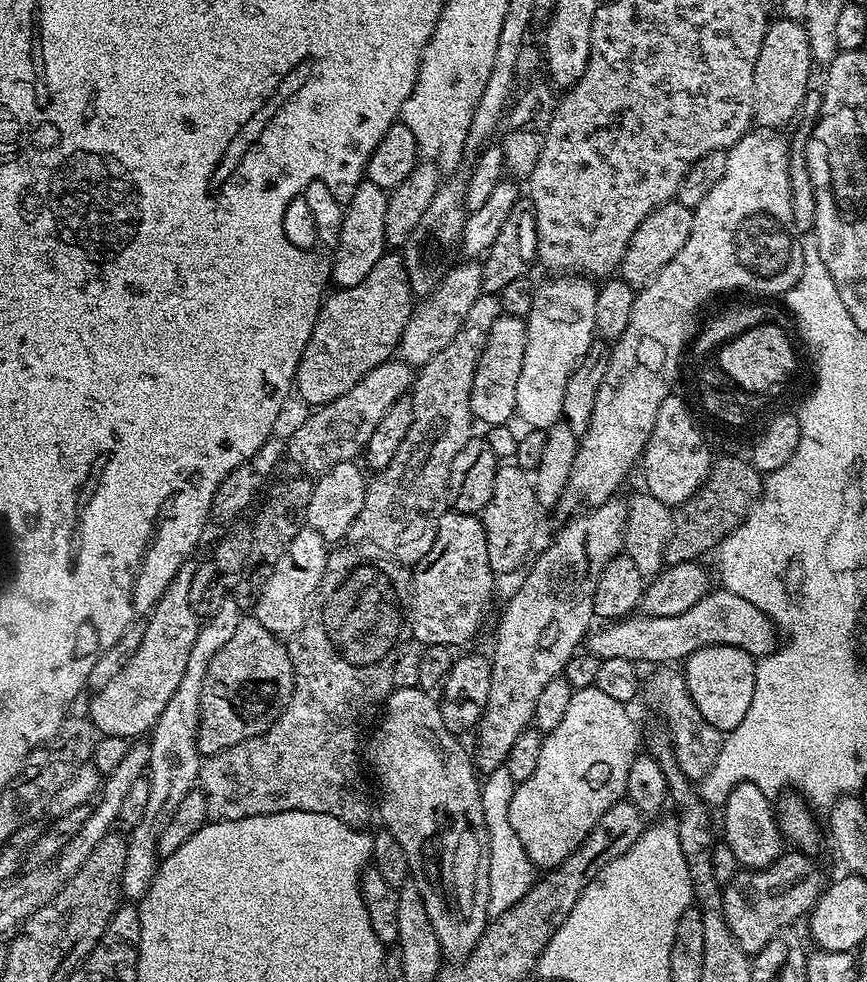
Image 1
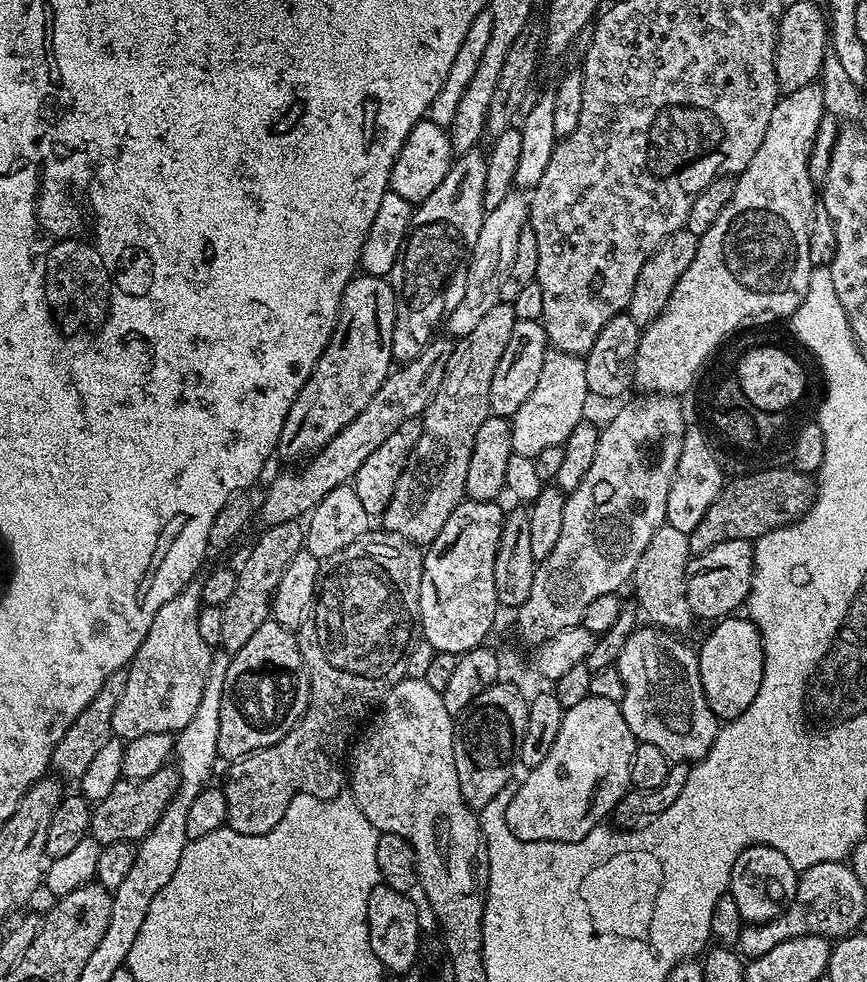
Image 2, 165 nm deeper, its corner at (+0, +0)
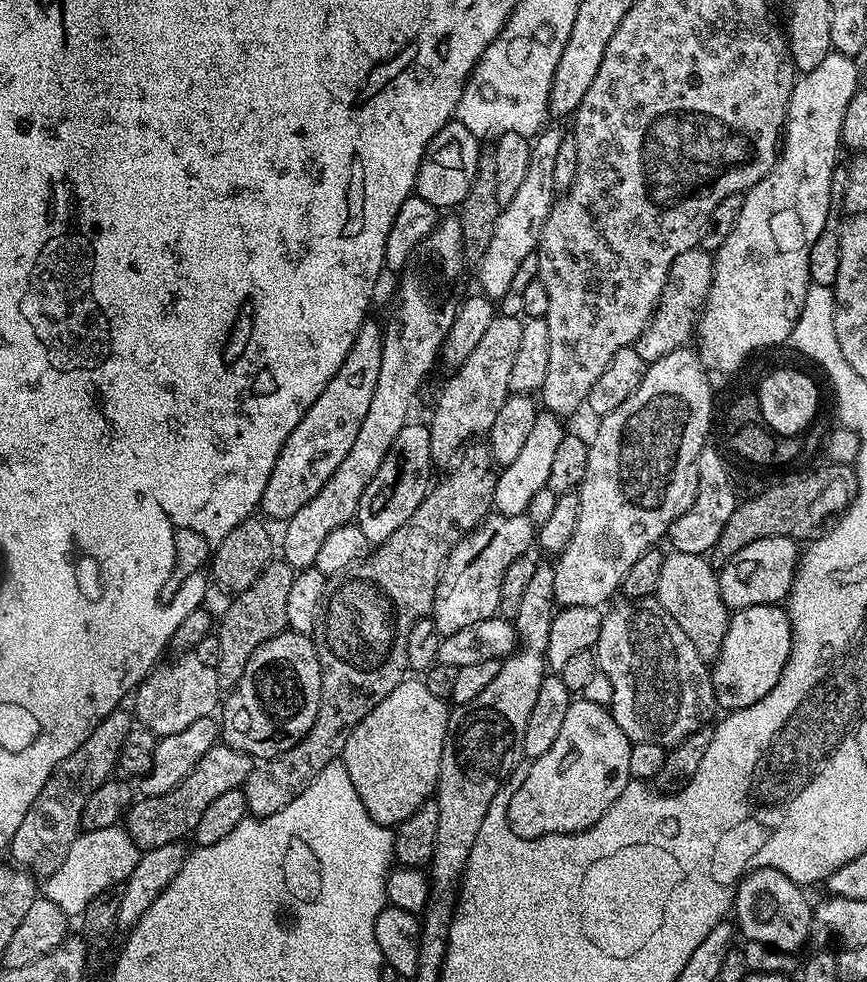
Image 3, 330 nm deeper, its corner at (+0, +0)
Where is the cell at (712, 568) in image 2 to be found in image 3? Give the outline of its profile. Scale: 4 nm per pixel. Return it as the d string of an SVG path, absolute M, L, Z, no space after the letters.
M775 536L774 538L758 538L758 542L750 542L750 546L742 546L738 554L723 561L718 572L722 602L730 610L746 606L762 606L763 604L780 604L787 601L788 592L796 577L800 562L801 549L797 541Z

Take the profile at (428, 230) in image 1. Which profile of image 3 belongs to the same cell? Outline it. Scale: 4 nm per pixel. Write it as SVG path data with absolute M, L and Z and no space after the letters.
M441 219L434 231L412 251L412 257L399 273L400 317L396 320L396 328L387 329L382 366L378 370L378 386L374 386L374 399L370 401L362 430L358 430L358 438L354 438L350 454L346 454L342 466L338 466L338 470L330 476L330 482L326 482L326 486L283 525L282 559L293 570L313 567L318 550L322 550L322 542L326 542L338 526L355 521L362 492L370 486L374 474L378 474L378 466L382 466L382 458L386 458L390 446L394 446L394 438L398 438L402 426L409 423L408 411L428 371L438 364L446 334L458 315L455 307L443 308L443 304L455 294L464 276L464 264L466 257L459 219Z

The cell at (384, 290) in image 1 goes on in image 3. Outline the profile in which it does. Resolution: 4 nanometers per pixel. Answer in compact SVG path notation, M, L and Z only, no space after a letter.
M369 318L364 321L350 354L346 354L346 362L342 364L338 374L334 374L334 378L330 380L326 390L318 396L314 406L310 406L302 422L298 422L290 438L286 438L276 459L274 470L270 474L270 482L266 482L266 490L260 499L259 511L265 512L263 515L269 521L287 522L294 514L298 514L298 510L302 510L302 506L306 506L326 486L326 482L330 482L330 476L338 470L338 466L342 466L346 454L350 454L350 446L354 446L354 438L358 438L358 430L362 430L362 422L370 410L370 401L374 399L374 386L378 386L378 370L382 366L386 332L383 327L380 329L374 320Z

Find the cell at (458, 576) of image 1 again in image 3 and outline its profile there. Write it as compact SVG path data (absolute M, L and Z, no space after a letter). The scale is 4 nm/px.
M490 514L469 536L460 537L444 564L444 573L436 587L430 613L441 637L466 630L466 626L474 626L474 622L482 622L499 613L502 578L506 578L510 562L514 562L519 556L529 555L528 547L531 544L533 547L537 536L537 525L533 524L527 514Z

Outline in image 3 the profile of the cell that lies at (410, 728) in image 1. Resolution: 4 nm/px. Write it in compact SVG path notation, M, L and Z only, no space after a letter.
M406 678L346 738L344 755L346 774L350 774L350 782L358 792L365 810L376 823L387 826L401 824L410 814L414 814L424 804L433 799L436 786L440 783L440 767L442 766L442 750L448 737L449 705L443 700L434 698L424 685L423 679Z

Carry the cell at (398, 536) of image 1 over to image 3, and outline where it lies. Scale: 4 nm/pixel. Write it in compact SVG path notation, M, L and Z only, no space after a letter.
M497 314L478 346L474 346L470 358L466 358L462 367L449 375L452 377L441 390L440 401L430 419L430 450L437 465L447 465L465 445L483 437L490 426L494 426L494 417L498 410L502 410L502 402L506 402L510 394L510 370L514 367L514 358L518 355L521 342L521 317Z

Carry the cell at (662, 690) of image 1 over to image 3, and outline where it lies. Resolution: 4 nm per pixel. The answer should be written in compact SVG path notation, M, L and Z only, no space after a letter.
M655 598L617 599L604 612L594 655L599 671L610 678L613 687L610 711L614 722L637 744L678 745L718 712L709 665Z

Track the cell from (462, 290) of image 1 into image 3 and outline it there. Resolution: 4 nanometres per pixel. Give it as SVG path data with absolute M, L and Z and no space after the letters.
M548 126L531 141L530 167L526 170L526 178L518 194L514 194L514 198L510 198L510 202L500 209L494 238L490 240L486 254L478 261L479 291L493 302L499 301L506 290L510 290L510 281L514 279L518 266L522 266L522 261L540 247L542 228L558 196L554 186L554 161L558 158L558 148L562 146L565 135L565 129Z

